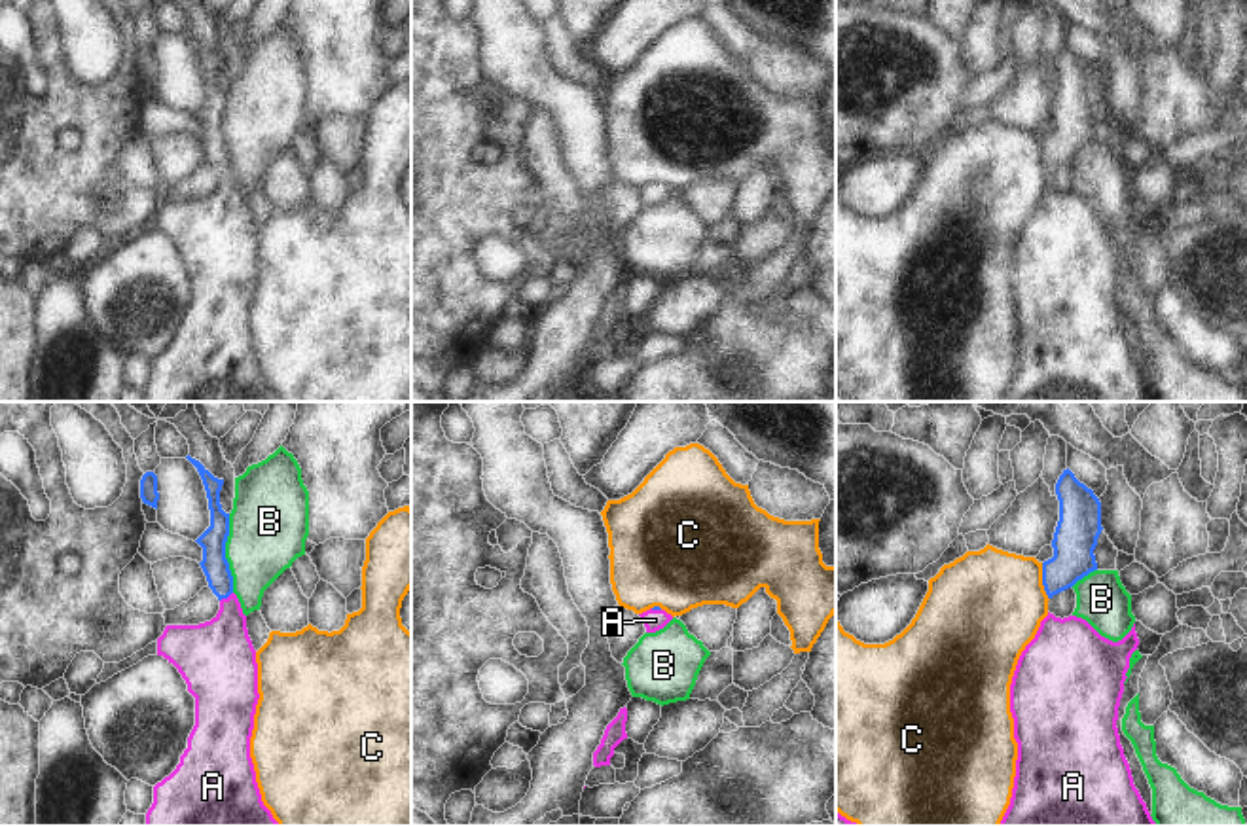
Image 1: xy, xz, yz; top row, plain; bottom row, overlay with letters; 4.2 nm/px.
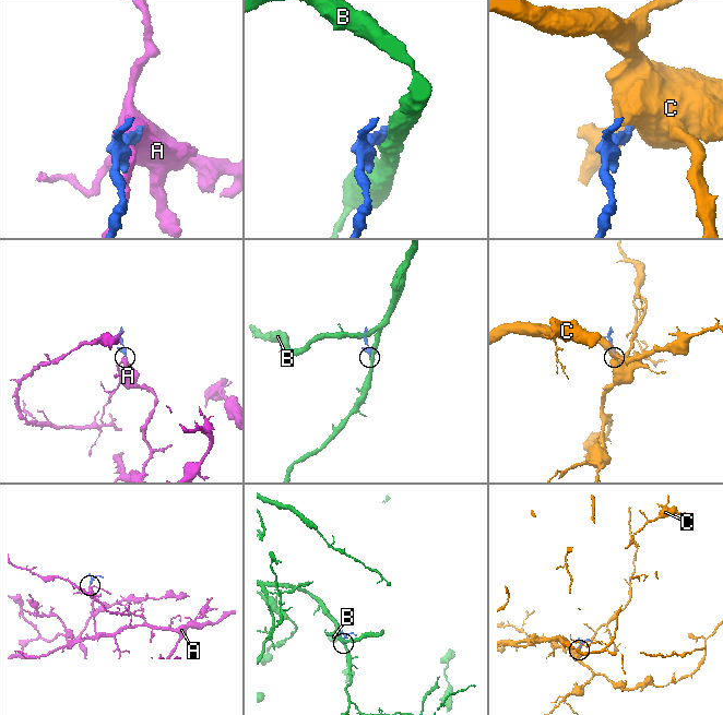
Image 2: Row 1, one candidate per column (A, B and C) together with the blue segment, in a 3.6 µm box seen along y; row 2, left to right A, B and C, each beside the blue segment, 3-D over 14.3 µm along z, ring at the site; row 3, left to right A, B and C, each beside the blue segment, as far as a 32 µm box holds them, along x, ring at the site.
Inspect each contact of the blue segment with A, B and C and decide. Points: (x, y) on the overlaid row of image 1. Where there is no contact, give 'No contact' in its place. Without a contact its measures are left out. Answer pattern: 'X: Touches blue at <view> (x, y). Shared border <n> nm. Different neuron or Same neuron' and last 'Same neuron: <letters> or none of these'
A: Touches blue at xy (226, 597). Shared border 70 nm. Same neuron
B: Touches blue at xy (224, 554). Shared border 340 nm. Different neuron
C: Touches blue at yz (1043, 582). Shared border 160 nm. Different neuron
Same neuron: A

